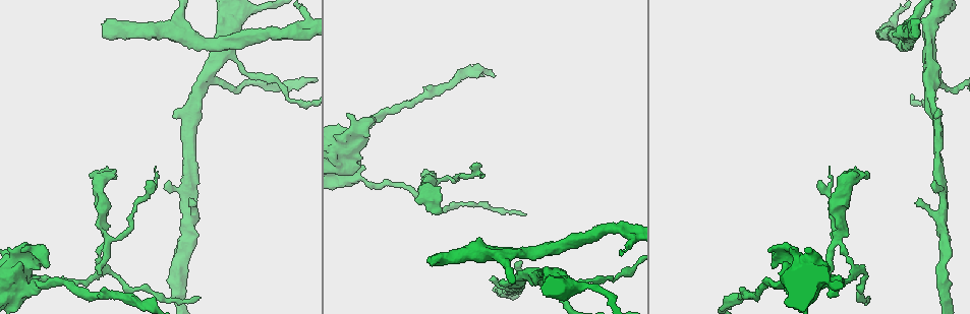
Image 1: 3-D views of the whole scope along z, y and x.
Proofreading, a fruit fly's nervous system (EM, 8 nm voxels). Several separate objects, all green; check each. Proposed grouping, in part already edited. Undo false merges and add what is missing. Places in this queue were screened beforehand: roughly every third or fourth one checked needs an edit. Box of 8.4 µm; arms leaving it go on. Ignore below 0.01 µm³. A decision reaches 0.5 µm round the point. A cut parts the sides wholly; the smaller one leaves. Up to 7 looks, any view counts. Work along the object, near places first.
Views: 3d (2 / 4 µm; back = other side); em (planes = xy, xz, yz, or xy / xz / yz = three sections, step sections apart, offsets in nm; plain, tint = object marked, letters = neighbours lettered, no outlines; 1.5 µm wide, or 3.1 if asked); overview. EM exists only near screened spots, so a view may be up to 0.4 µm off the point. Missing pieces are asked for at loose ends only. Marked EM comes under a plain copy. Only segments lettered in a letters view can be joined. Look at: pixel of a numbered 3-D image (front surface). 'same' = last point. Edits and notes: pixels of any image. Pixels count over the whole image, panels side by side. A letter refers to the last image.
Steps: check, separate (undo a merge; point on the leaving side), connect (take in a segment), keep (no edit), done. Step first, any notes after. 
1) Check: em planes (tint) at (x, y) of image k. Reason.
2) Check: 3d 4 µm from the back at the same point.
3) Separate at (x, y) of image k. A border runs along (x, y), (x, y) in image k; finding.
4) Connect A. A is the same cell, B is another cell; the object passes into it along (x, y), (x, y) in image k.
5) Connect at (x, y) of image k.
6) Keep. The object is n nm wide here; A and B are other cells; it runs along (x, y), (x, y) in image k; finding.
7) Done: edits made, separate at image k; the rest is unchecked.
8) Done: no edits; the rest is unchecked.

Check: em planes (letters) at (22, 251) of image 1. An open end.

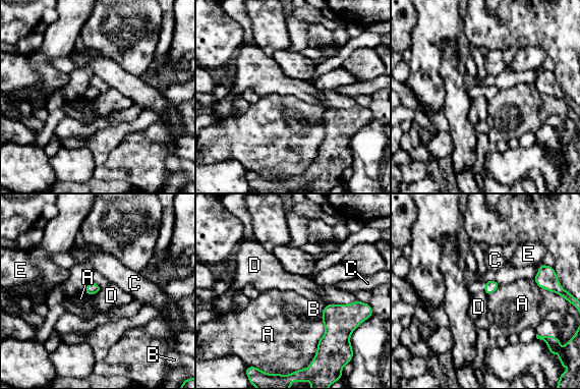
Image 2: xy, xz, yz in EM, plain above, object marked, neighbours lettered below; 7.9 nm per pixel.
Keep. The longest contact is with A, 260 nm; A, B, C, D and E are other cells; a border runs along (102, 288), (95, 293), (86, 295) in image 2; none of them fits.

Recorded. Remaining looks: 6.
Check: 3d 4 µm at (936, 117) of image 1. Branch stops here.

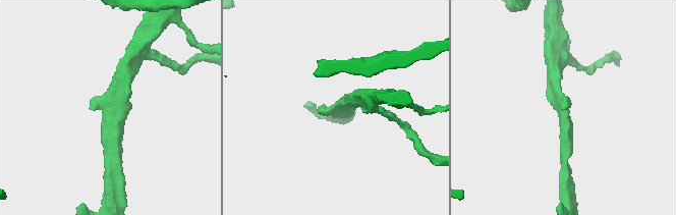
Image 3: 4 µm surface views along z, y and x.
Check: em planes (letters) at (564, 108) of image 3. Need the tissue.

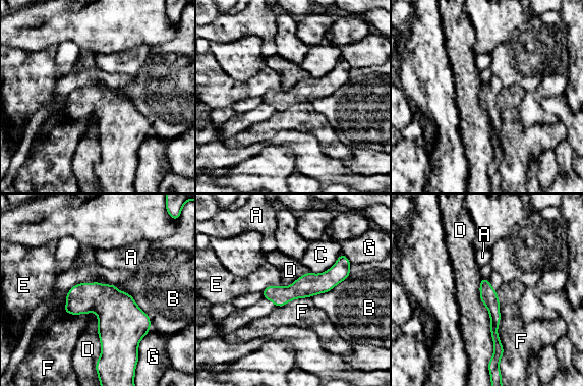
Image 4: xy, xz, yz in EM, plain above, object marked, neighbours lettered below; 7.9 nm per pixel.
Keep. The object is 140 nm wide here; A, B, C, D, E, F and G are other cells; a border runs along (480, 278), (491, 381) in image 4; none of them fits.

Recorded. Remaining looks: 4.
Check: em xz step 4 (letters) at (916, 203) of image 1.

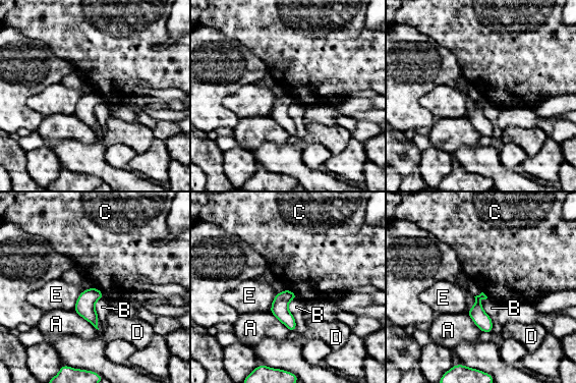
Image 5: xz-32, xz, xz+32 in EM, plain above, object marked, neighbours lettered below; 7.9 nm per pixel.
Check: em planes (letters) at the same point. Cut it another way.

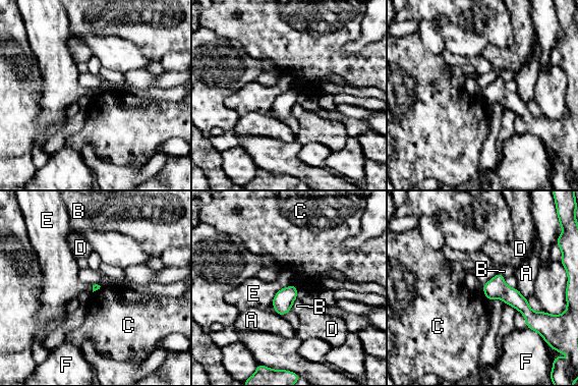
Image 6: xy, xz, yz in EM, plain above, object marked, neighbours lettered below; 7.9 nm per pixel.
Keep. A, B, C, D, E and F are other cells; none of them fits.

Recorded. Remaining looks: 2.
Done: no edits; the rest is unchecked.

